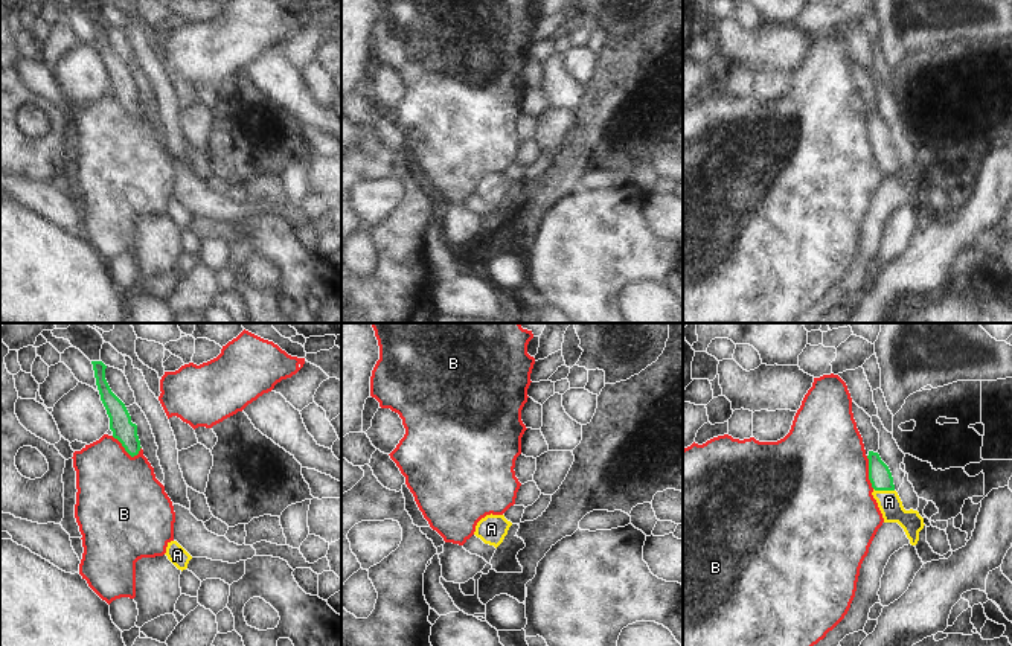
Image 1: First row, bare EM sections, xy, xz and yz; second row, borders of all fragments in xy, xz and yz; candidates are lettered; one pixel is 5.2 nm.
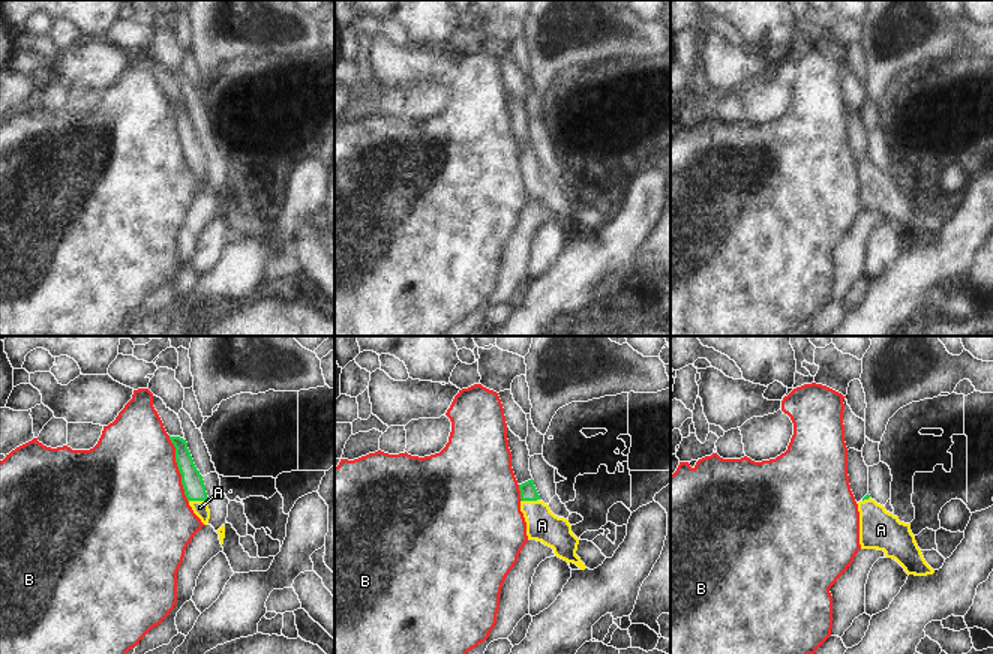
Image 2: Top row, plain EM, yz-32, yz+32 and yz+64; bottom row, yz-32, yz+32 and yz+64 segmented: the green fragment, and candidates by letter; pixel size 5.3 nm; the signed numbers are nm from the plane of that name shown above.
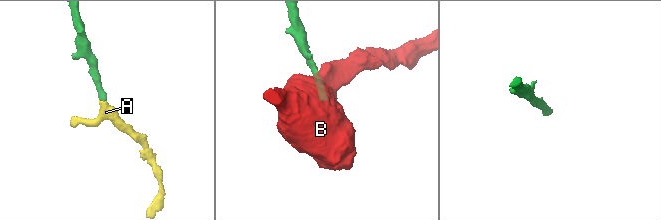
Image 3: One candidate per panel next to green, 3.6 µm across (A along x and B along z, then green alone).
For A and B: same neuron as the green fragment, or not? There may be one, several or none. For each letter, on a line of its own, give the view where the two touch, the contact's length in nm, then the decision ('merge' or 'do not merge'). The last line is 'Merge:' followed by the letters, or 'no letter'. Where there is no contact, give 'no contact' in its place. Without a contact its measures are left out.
A: contact in yz; length 110 nm; merge
B: contact in xy; length 180 nm; do not merge
Merge: A

